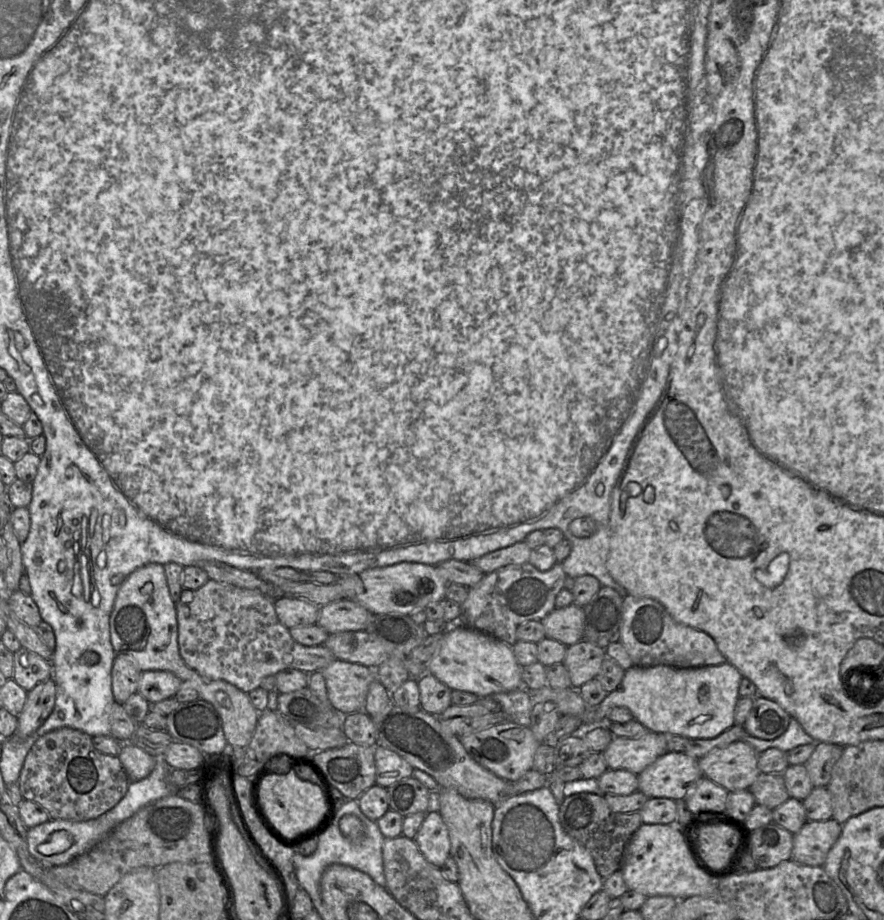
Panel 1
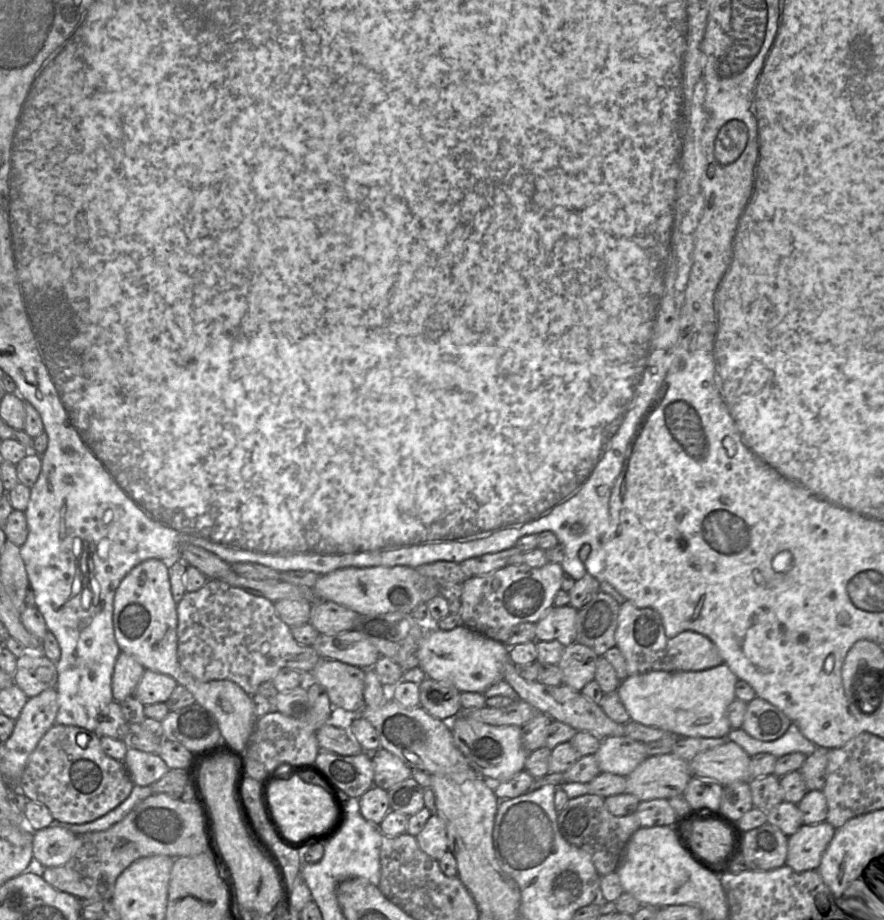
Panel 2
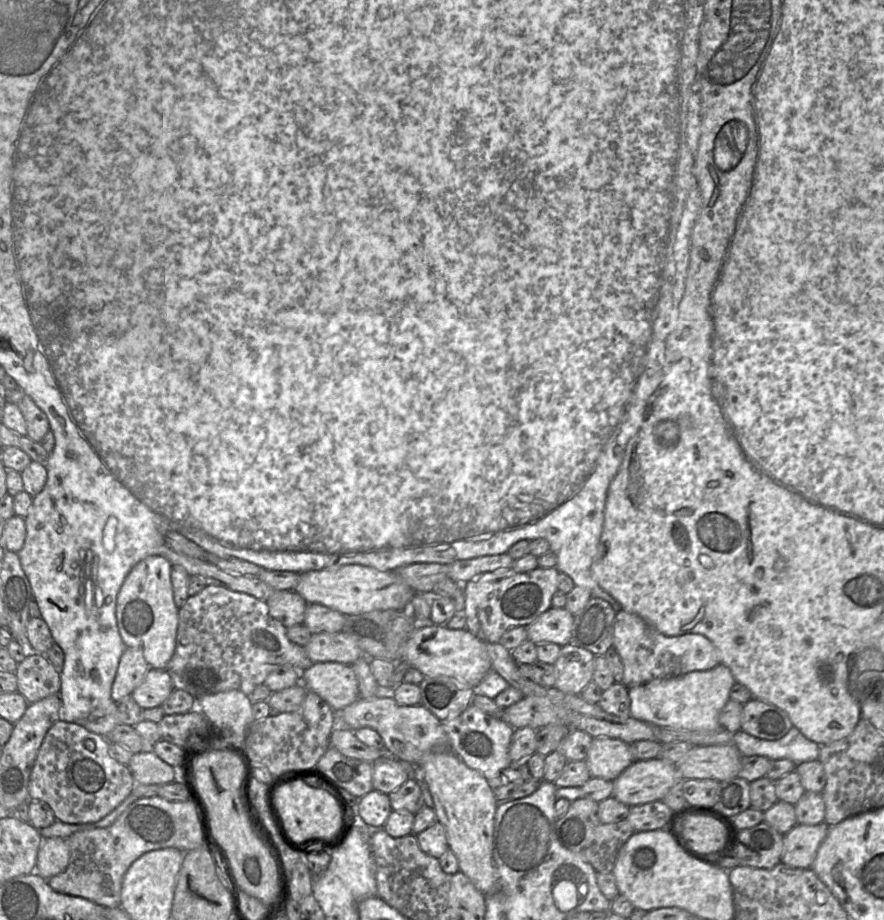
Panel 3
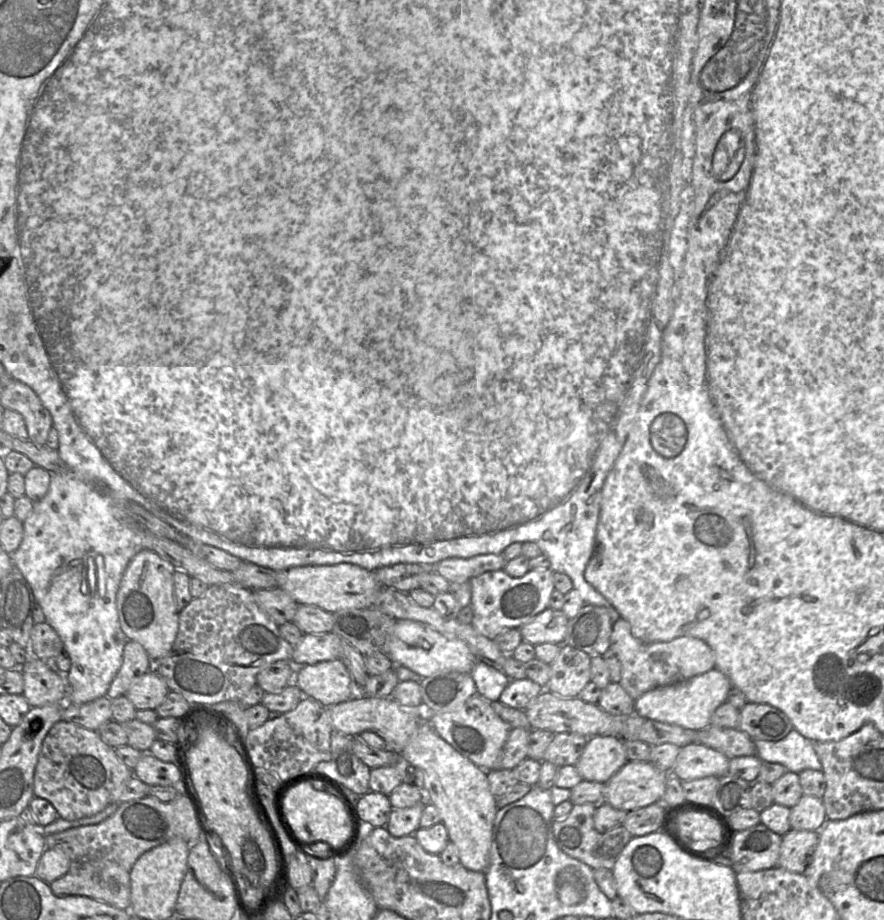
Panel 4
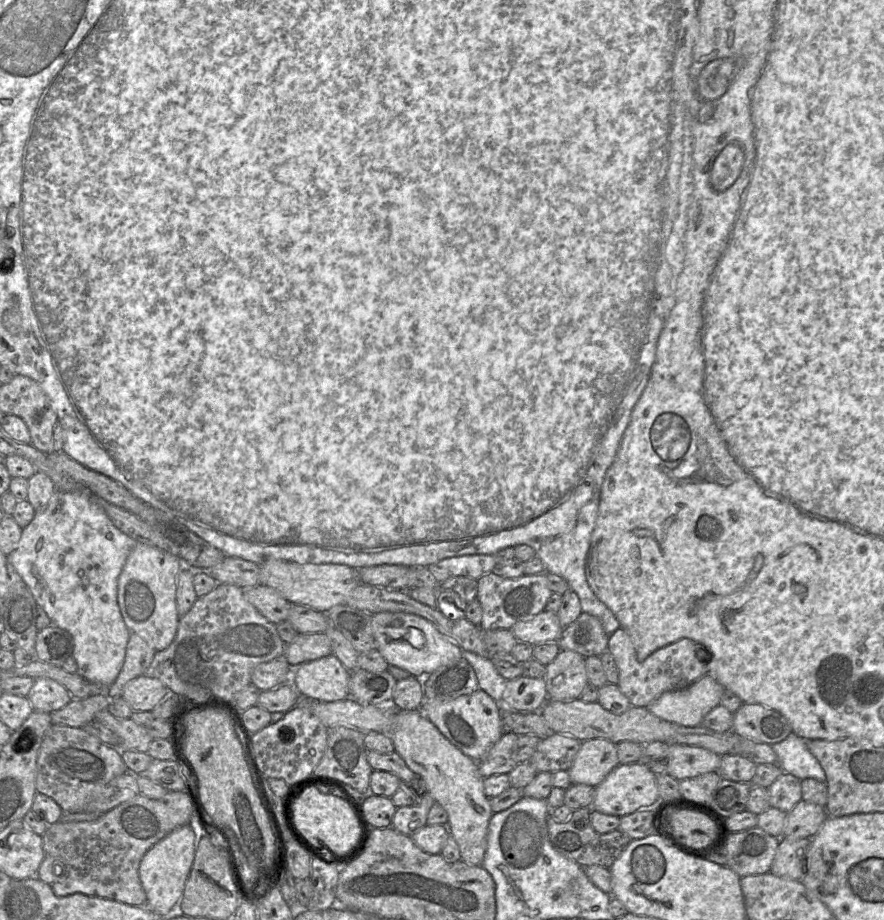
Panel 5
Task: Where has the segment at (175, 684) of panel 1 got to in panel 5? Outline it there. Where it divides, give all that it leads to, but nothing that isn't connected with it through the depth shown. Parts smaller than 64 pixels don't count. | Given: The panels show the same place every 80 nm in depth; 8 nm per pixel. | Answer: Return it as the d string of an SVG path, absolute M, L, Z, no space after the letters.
M141 675L125 685L121 696L132 711L151 712L168 694L168 688L159 679Z

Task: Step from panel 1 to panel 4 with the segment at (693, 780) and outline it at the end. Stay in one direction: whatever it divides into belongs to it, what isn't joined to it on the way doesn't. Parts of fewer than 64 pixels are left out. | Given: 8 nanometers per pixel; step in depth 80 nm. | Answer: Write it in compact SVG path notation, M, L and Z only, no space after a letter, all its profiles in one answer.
M628 761L605 783L603 801L625 812L662 803L668 773L650 762Z

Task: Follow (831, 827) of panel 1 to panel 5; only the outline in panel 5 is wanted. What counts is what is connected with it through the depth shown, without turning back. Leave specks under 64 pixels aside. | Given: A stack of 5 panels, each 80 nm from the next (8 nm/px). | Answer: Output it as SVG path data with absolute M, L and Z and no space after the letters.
M781 837L770 872L779 877L801 881L805 854L809 844L809 838Z

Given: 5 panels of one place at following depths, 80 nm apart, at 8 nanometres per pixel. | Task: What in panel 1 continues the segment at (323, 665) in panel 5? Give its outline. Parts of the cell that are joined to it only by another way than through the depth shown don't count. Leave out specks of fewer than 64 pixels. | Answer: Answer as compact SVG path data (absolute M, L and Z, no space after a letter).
M335 659L321 670L331 706L343 714L364 711L370 684L376 670L362 664Z

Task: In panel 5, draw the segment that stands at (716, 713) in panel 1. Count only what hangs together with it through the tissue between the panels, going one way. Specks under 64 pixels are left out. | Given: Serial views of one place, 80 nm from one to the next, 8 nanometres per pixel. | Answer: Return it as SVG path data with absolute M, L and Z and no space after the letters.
M705 675L684 689L663 693L648 706L648 710L663 720L686 727L696 727L701 725L707 713L720 704L724 691L725 688L720 683Z

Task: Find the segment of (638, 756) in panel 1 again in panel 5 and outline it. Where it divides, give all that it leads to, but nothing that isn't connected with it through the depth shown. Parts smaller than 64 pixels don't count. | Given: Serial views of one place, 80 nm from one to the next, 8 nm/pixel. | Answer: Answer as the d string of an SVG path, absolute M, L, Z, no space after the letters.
M605 739L582 741L568 770L572 784L599 785L619 765L617 744Z

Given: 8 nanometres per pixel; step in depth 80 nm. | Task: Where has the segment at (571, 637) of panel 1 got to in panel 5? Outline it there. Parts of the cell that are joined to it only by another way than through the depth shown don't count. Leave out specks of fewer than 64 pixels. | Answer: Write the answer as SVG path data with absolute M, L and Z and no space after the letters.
M548 610L528 620L519 621L510 628L517 641L533 646L543 642L557 642L563 629L558 615Z

